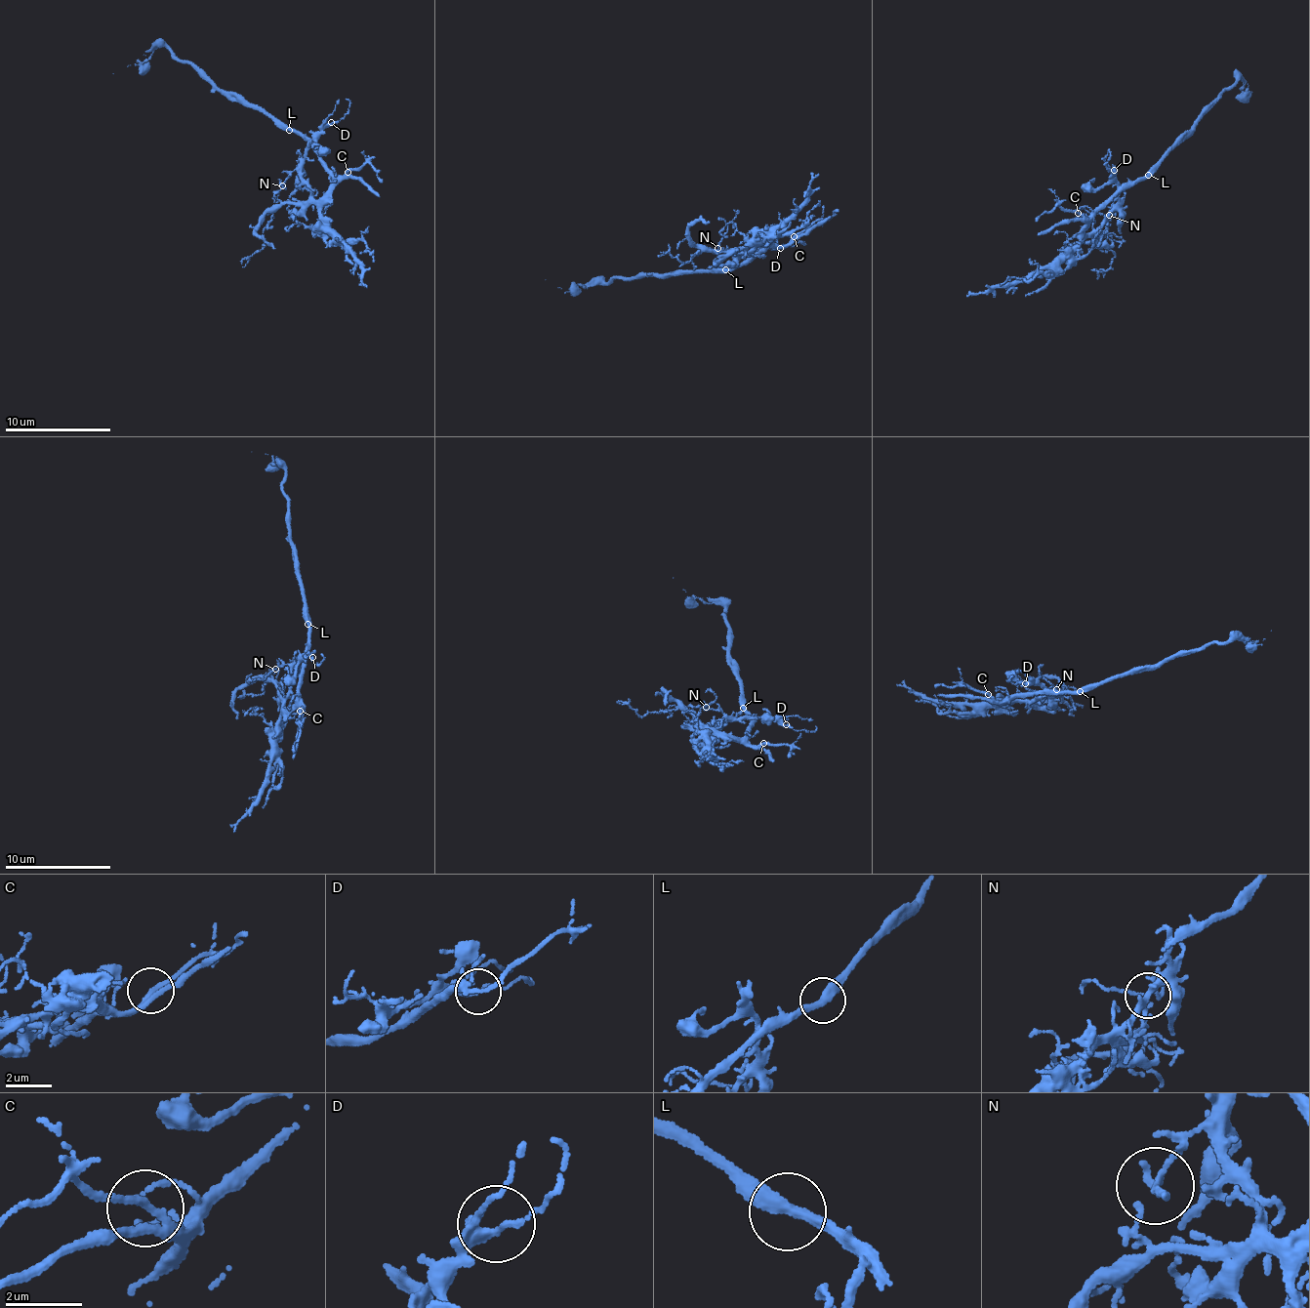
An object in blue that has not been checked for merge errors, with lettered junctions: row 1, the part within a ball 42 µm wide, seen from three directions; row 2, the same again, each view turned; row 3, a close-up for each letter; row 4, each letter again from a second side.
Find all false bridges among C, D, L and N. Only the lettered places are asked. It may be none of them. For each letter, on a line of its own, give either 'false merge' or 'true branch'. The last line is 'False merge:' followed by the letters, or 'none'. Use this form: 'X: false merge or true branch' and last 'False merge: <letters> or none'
C: true branch
D: true branch
L: true branch
N: true branch
False merge: none

